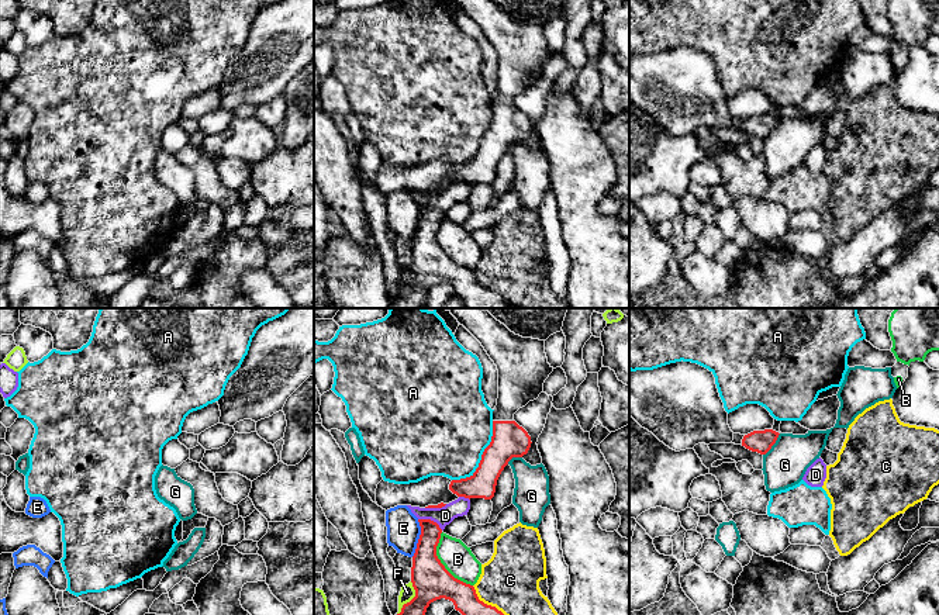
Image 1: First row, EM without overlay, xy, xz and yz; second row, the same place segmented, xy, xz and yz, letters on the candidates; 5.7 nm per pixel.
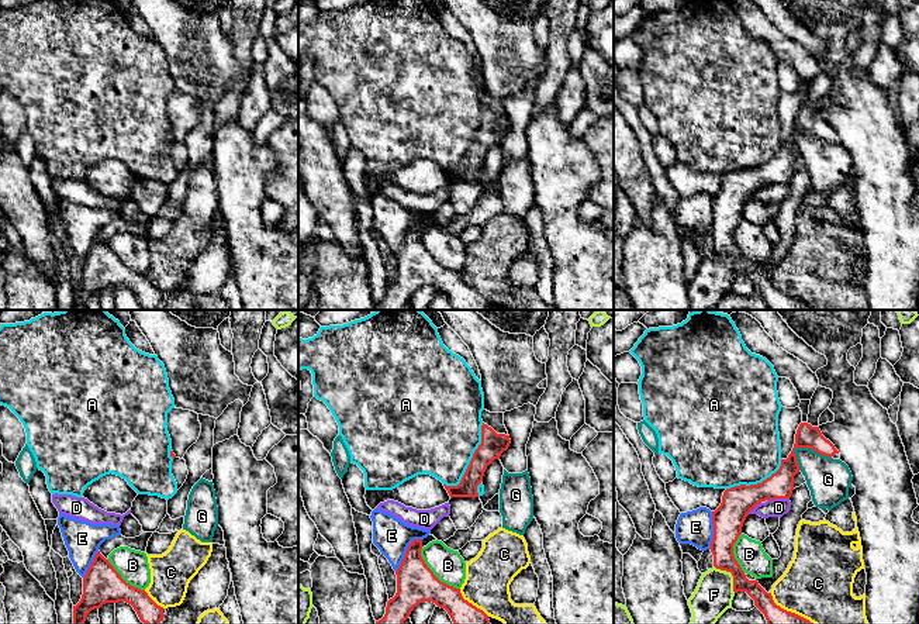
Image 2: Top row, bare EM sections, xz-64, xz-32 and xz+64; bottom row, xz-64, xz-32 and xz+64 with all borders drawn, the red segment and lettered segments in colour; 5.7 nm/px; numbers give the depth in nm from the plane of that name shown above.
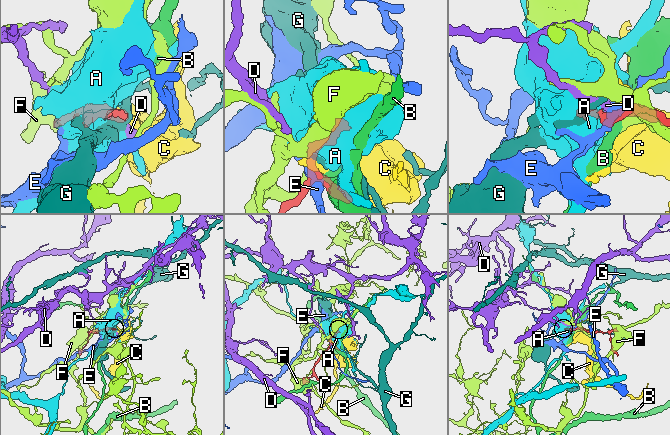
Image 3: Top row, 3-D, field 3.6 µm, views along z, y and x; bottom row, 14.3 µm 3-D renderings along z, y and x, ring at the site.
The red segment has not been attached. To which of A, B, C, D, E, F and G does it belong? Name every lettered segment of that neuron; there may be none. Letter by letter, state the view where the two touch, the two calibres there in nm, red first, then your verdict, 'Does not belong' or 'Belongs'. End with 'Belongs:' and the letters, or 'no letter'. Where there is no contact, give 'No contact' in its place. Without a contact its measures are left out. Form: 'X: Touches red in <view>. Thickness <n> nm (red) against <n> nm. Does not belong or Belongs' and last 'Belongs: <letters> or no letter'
A: Touches red in xz. Thickness 200 nm (red) against 480 nm. Does not belong
B: Touches red in xz. Thickness 220 nm (red) against 180 nm. Does not belong
C: Touches red in xz. Thickness 150 nm (red) against 340 nm. Does not belong
D: Touches red in xz. Thickness 160 nm (red) against 100 nm. Does not belong
E: Touches red in xz. Thickness 220 nm (red) against 190 nm. Does not belong
F: Touches red in xz. Thickness 220 nm (red) against 90 nm. Does not belong
G: Touches red in yz. Thickness 130 nm (red) against 240 nm. Does not belong
Belongs: no letter

